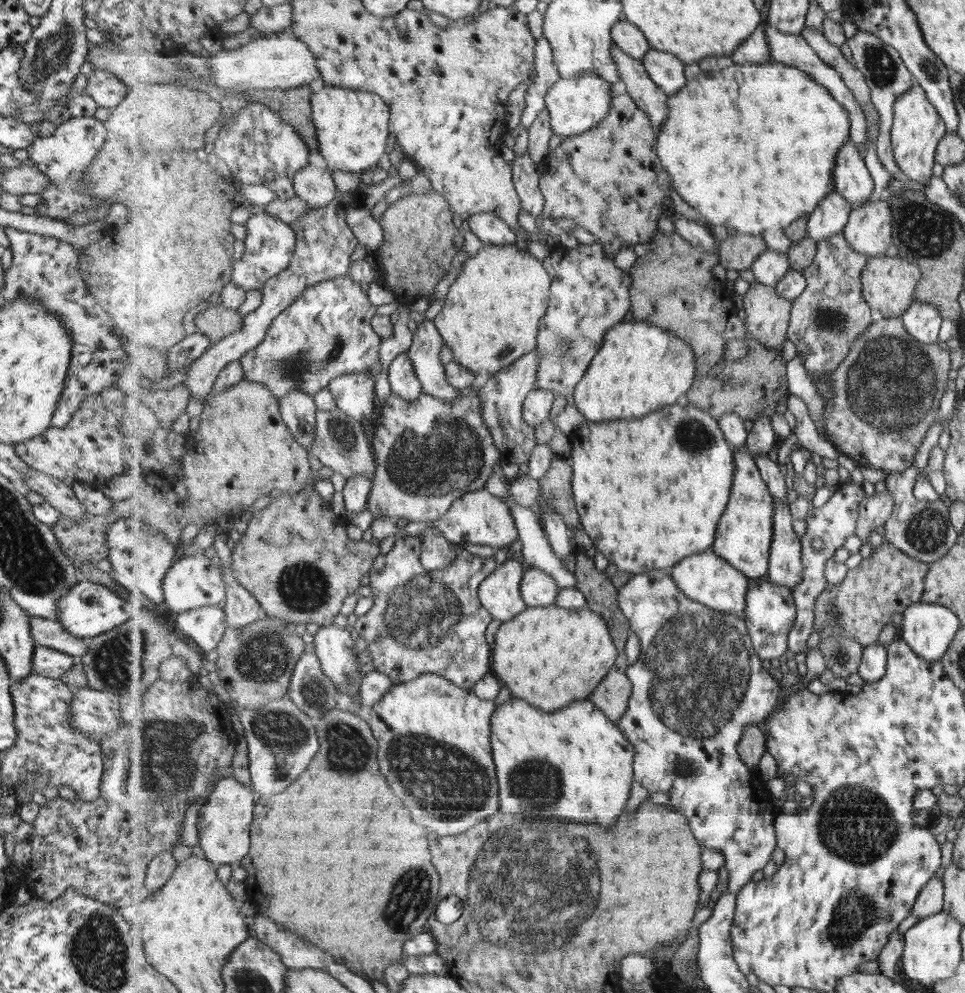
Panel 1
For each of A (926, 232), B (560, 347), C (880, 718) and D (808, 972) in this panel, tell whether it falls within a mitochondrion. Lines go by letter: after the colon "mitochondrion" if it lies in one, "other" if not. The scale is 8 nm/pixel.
A: mitochondrion
B: mitochondrion
C: other
D: other

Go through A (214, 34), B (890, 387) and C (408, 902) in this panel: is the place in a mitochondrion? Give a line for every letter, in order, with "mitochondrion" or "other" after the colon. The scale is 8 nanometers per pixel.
A: other
B: mitochondrion
C: mitochondrion

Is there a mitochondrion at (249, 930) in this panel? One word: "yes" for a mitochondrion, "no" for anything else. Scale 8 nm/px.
no

